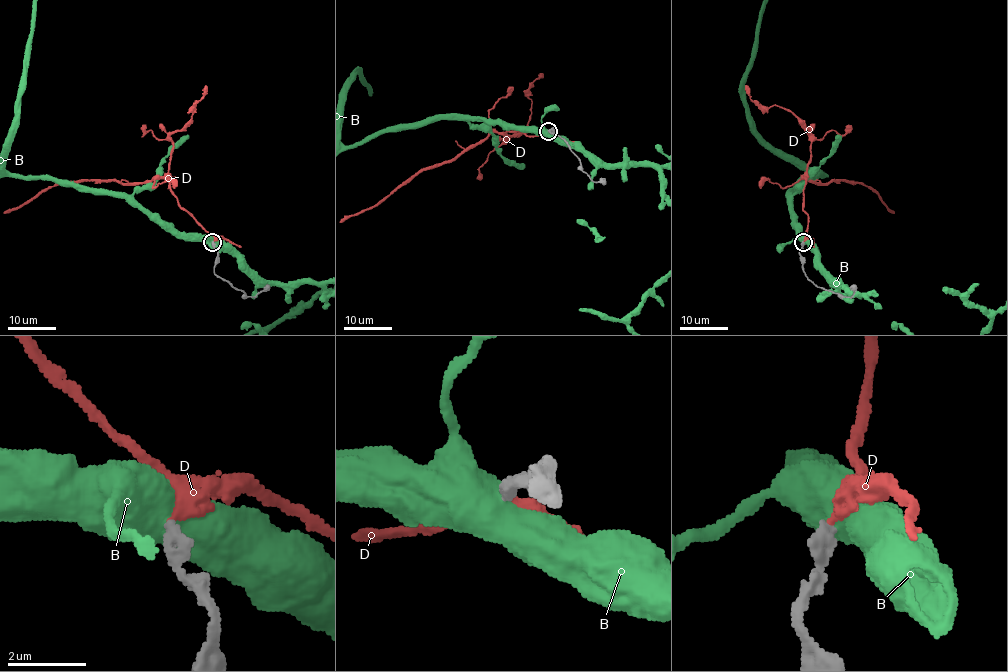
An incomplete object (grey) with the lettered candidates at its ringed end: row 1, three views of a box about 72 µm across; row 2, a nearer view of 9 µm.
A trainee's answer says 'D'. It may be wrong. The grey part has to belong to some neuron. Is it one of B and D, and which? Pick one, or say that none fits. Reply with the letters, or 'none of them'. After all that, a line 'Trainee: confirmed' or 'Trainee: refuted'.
D
Trainee: confirmed

